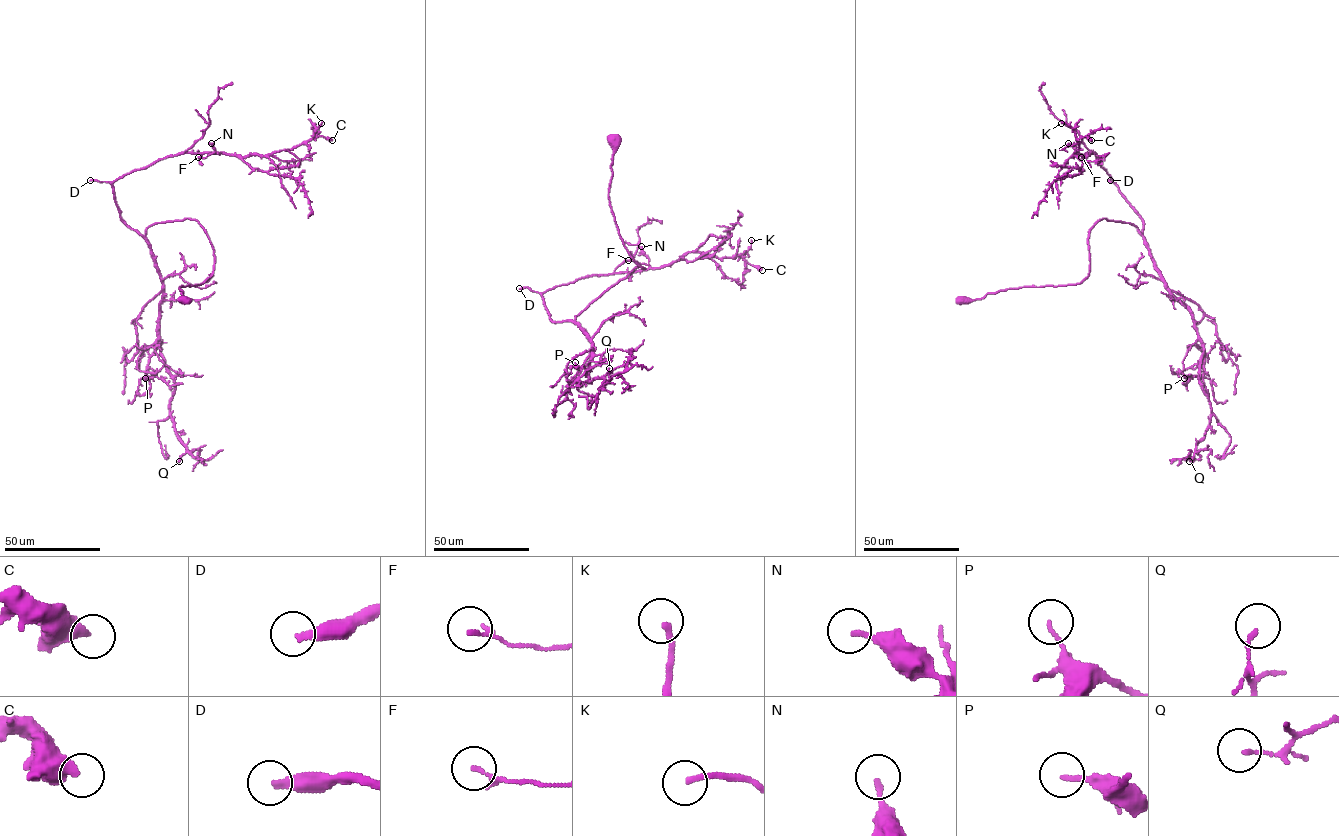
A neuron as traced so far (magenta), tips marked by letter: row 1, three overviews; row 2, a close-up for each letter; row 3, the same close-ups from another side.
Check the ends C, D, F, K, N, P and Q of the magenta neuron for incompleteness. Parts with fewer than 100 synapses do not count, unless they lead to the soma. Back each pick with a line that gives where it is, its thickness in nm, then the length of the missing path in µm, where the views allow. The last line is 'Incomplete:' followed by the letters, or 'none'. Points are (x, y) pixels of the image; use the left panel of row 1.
D: (90, 180) | 320 nm | 150 µm
Incomplete: D

